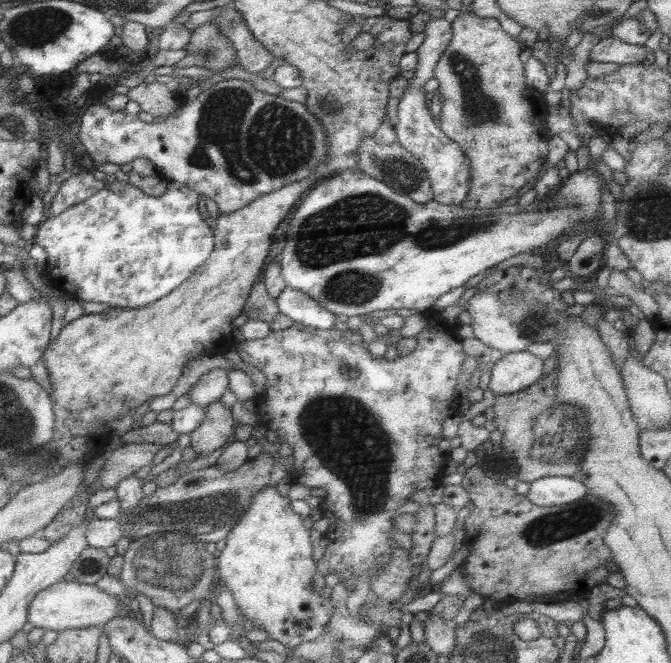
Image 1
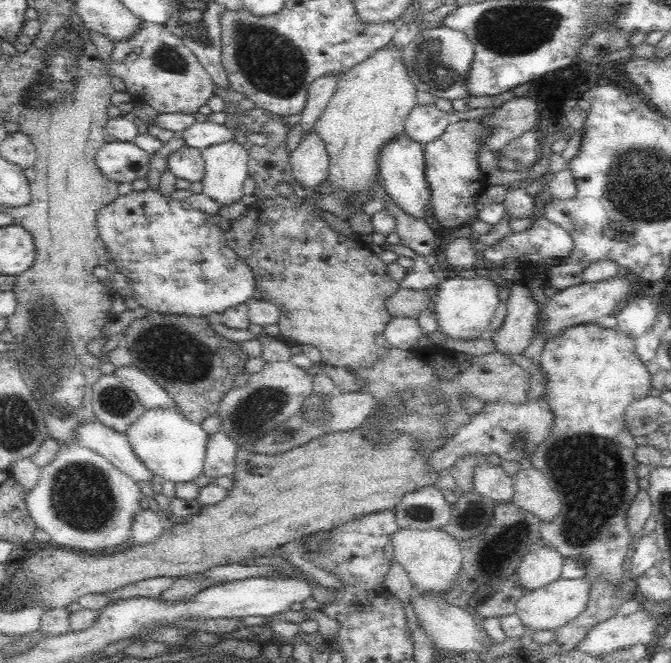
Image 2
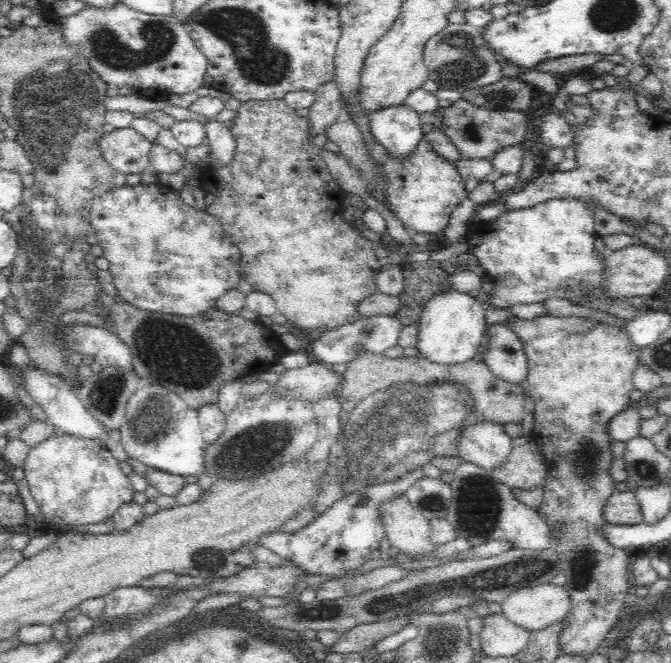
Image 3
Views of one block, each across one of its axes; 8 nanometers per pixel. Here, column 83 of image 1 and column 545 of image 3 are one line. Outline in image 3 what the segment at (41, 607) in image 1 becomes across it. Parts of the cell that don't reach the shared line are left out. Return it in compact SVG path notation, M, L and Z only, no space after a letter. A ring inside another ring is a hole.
M550 582L515 590L500 602L499 607L506 619L531 633L564 621L572 603L564 585Z

